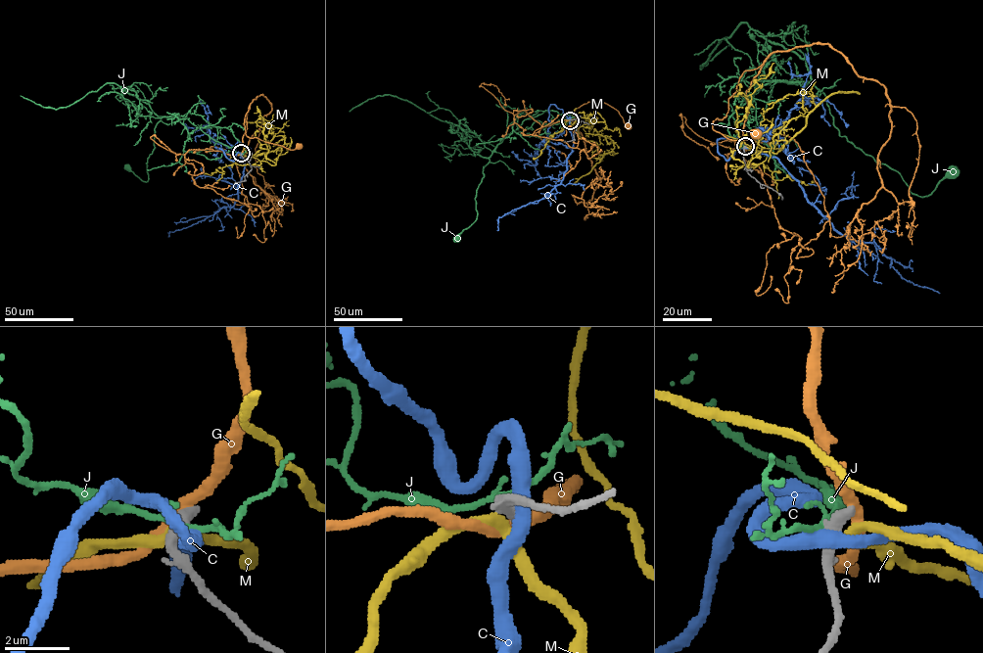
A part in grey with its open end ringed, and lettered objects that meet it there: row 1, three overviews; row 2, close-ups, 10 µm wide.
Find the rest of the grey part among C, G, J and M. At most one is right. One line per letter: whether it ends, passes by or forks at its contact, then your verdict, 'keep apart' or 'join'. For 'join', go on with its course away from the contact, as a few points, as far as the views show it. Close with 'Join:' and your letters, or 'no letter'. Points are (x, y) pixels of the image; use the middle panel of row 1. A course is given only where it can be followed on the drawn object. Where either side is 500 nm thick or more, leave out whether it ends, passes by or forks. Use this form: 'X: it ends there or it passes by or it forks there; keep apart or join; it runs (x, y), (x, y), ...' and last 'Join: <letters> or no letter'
C: keep apart
G: it passes by; keep apart
J: keep apart
M: keep apart
Join: no letter

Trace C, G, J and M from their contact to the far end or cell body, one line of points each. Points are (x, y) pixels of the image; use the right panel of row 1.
C: (744, 148), (776, 158), (833, 227), (853, 240), (872, 242), (891, 259), (890, 266), (903, 278), (939, 293)
G: (745, 146), (746, 90), (762, 64), (740, 76), (726, 115), (712, 124), (731, 140), (749, 139), (755, 133)
J: (743, 147), (727, 128), (743, 99), (765, 81), (811, 81), (838, 134), (912, 193), (928, 196), (953, 171)
M: (745, 148), (767, 158), (741, 166), (751, 161), (747, 166), (732, 155), (756, 80), (773, 63)

